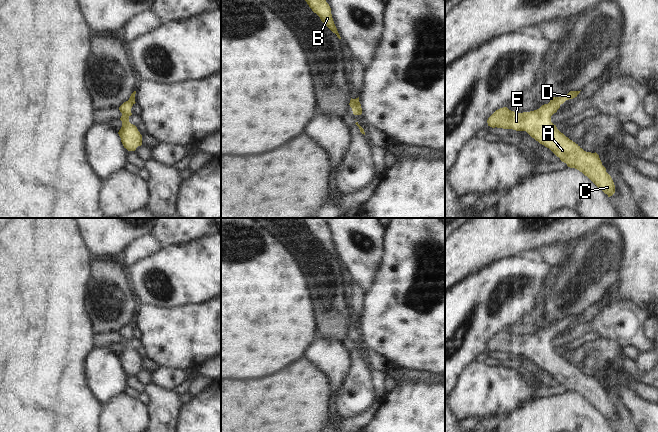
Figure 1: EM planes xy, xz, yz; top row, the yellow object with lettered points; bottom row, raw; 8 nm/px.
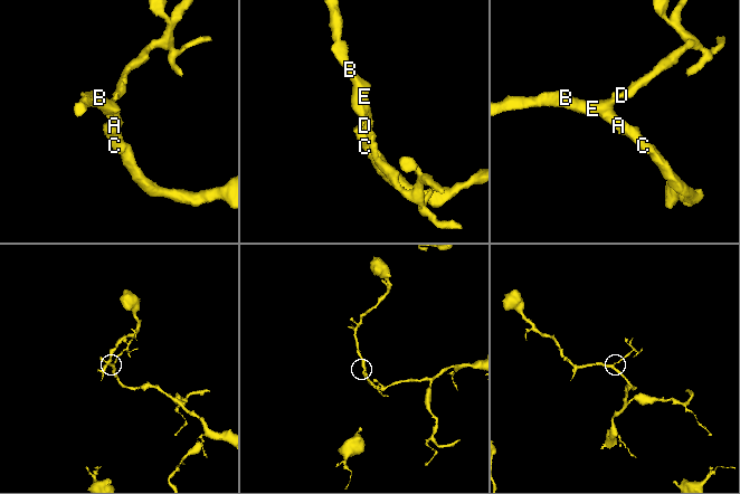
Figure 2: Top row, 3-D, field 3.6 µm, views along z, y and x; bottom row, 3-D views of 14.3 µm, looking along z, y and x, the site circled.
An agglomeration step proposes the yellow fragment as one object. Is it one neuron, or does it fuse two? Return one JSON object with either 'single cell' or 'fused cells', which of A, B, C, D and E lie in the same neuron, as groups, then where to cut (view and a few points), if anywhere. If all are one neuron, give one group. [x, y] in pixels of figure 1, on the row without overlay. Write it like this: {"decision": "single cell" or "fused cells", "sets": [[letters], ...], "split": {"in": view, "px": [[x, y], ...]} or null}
{"decision": "single cell", "sets": [["A", "B", "C", "D", "E"]], "split": null}

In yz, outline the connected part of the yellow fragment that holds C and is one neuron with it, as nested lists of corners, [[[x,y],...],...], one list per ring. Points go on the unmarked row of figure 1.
[[[570,315],[564,321],[553,321],[548,328],[530,336],[517,337],[503,331],[496,334],[488,342],[487,347],[492,352],[526,355],[540,368],[549,372],[568,391],[582,396],[610,421],[615,417],[615,409],[602,389],[599,379],[596,376],[584,375],[551,346],[551,340],[557,336],[560,329],[577,321],[579,317],[580,315]]]

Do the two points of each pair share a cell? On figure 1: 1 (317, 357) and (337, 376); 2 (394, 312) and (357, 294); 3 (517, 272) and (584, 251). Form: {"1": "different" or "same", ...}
{"1": "same", "2": "different", "3": "different"}

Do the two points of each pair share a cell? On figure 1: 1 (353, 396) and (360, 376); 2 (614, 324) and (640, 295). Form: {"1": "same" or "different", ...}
{"1": "same", "2": "different"}

